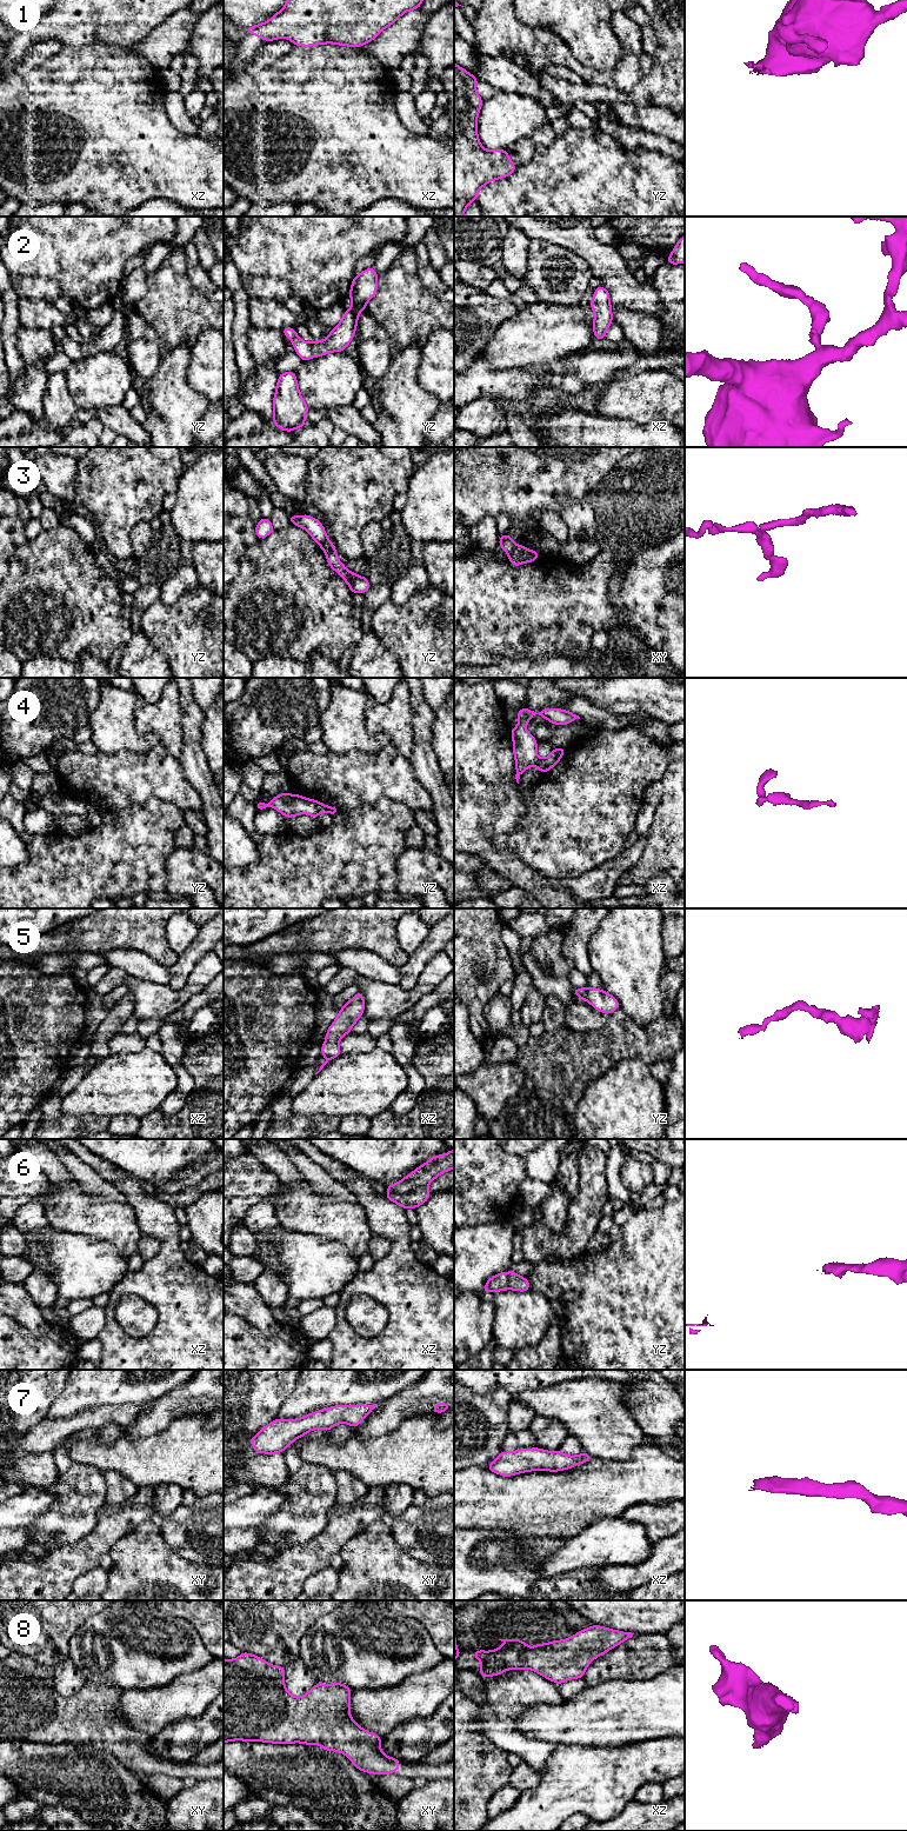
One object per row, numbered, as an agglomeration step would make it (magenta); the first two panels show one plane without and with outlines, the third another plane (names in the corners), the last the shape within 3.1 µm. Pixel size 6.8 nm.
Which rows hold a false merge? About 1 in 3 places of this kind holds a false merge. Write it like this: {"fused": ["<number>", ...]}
{"fused": ["3"]}

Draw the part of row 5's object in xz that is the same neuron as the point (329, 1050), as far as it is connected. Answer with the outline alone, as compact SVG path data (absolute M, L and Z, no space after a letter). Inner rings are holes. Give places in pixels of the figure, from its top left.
M359 991L351 1000L348 1000L342 1008L338 1012L338 1016L333 1024L326 1032L326 1040L321 1046L321 1054L326 1058L326 1061L320 1066L318 1074L324 1066L341 1054L339 1041L344 1036L351 1033L352 1027L355 1025L358 1019L364 1016L365 998Z

